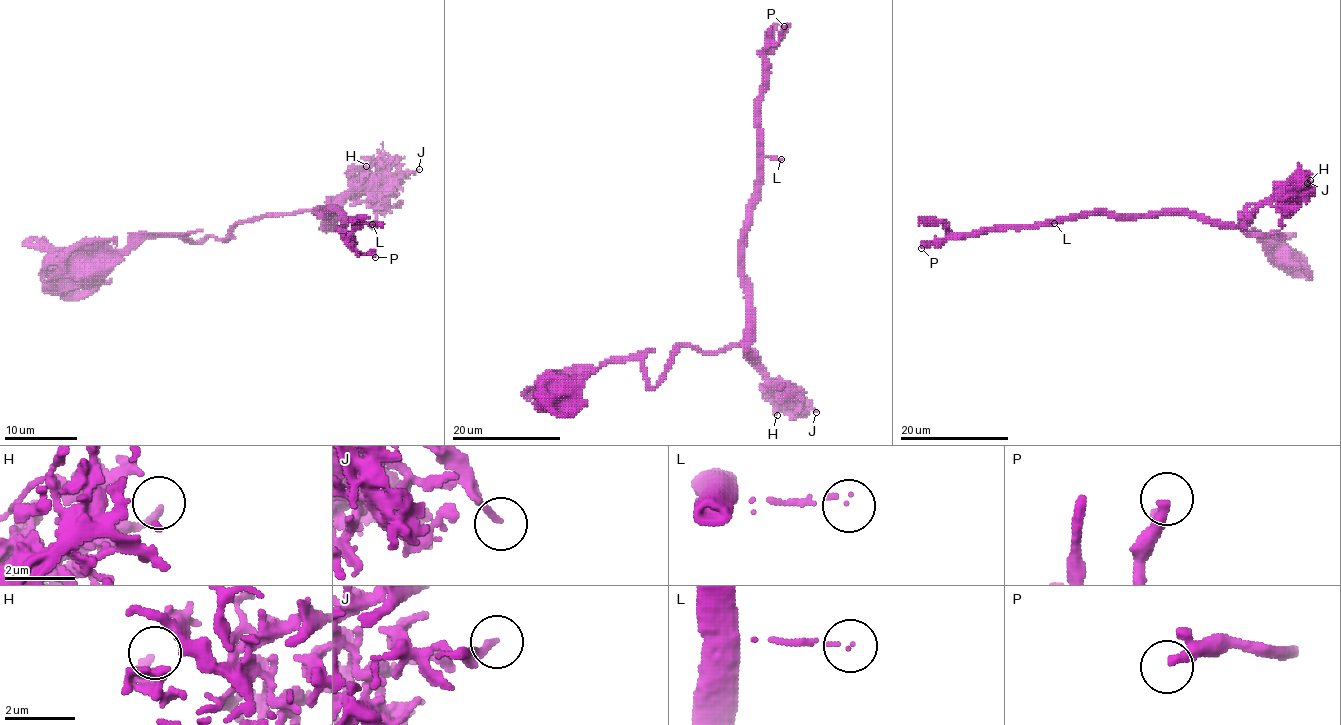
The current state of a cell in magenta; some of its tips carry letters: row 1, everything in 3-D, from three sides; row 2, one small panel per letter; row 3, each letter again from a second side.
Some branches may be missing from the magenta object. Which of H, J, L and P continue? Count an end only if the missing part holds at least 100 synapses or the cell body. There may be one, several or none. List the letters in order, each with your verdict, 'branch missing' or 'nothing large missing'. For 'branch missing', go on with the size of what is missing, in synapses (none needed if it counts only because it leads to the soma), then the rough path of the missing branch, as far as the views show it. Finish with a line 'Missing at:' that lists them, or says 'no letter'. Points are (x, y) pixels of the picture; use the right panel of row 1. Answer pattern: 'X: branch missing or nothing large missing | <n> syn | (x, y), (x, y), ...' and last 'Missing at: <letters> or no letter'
H: nothing large missing
J: nothing large missing
L: nothing large missing
P: nothing large missing
Missing at: no letter

